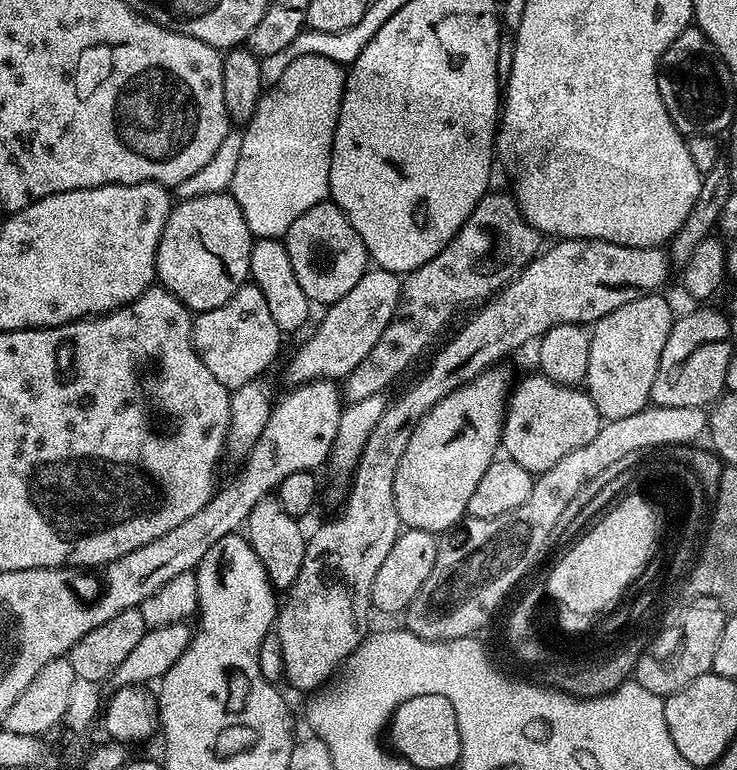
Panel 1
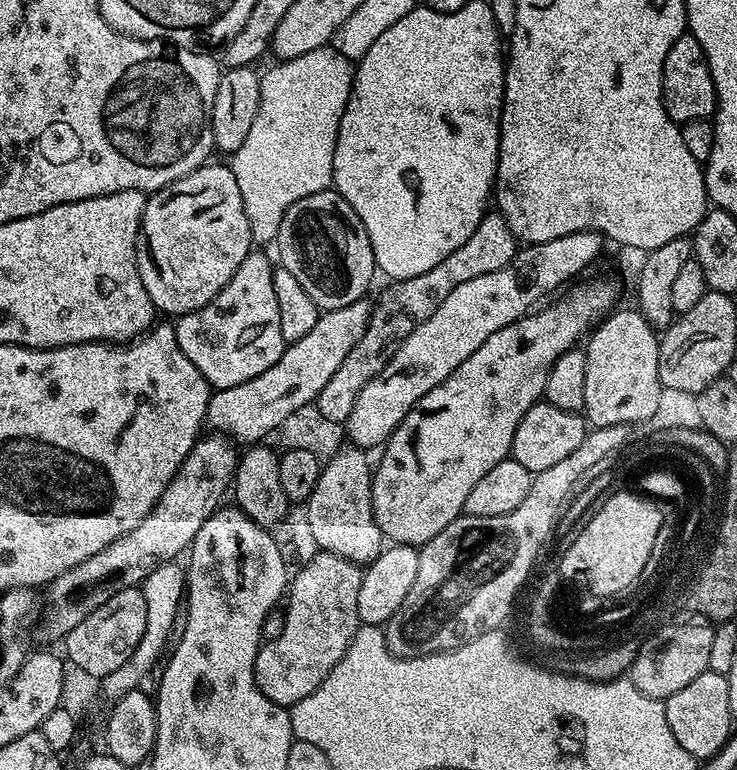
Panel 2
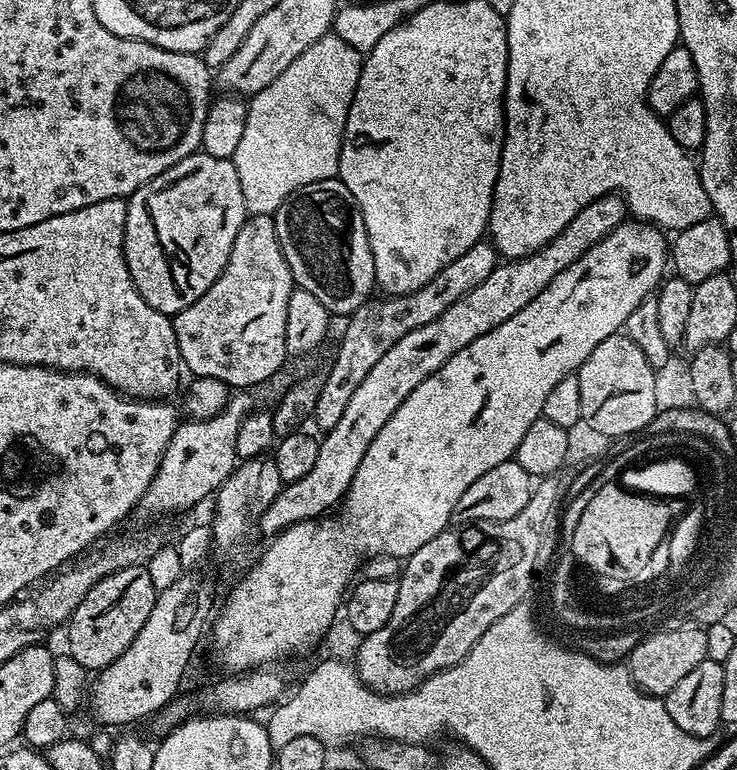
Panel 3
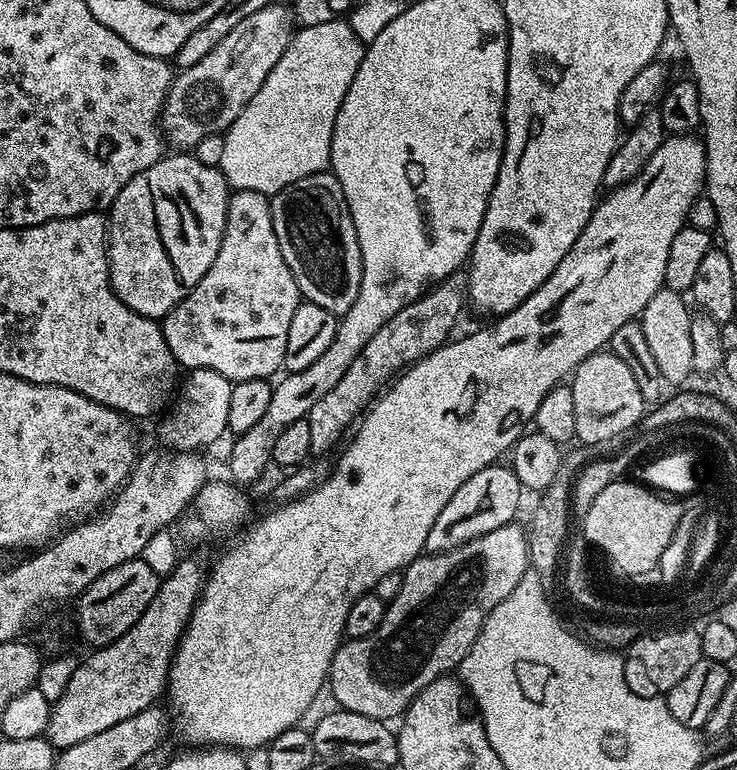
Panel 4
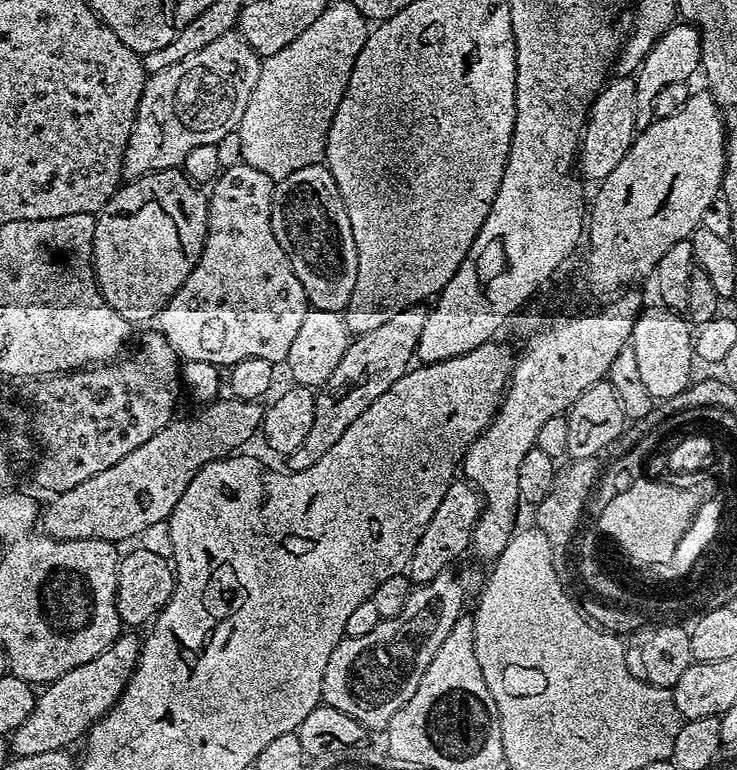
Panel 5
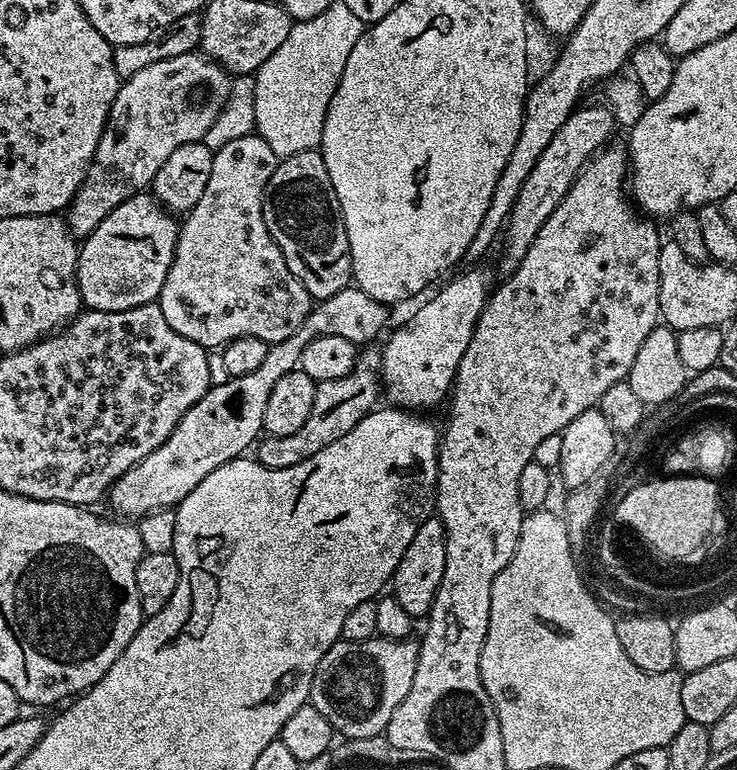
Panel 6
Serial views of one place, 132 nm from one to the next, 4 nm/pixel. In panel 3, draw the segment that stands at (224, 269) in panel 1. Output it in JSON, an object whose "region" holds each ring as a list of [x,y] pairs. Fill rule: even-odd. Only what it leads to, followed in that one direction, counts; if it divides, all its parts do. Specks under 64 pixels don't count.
{"region":[[[197,150],[189,154],[186,158],[182,158],[182,162],[170,166],[170,170],[158,174],[158,178],[146,182],[137,192],[133,192],[131,196],[127,197],[127,201],[124,257],[126,258],[126,266],[130,270],[132,285],[136,287],[138,294],[142,294],[142,298],[147,304],[154,306],[154,310],[158,310],[170,317],[176,316],[182,310],[186,310],[186,306],[190,306],[195,300],[202,298],[202,294],[206,294],[206,290],[210,290],[210,286],[214,286],[214,282],[220,277],[222,270],[226,266],[226,262],[230,258],[230,250],[234,246],[234,238],[238,238],[238,230],[242,230],[244,221],[249,215],[248,207],[244,205],[244,199],[242,198],[242,182],[238,182],[238,170],[232,164],[231,160],[214,158],[202,150]],[[175,256],[177,262],[180,263],[180,284],[176,281],[176,272],[172,269],[171,262],[168,261],[174,259]]]}

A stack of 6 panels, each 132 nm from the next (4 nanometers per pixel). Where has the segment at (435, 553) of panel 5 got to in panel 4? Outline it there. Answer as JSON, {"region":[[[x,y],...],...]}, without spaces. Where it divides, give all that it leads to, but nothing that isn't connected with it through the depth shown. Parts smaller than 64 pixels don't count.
{"region":[[[497,462],[488,468],[478,470],[474,478],[466,478],[458,490],[454,490],[454,498],[442,506],[442,514],[434,518],[434,526],[430,526],[430,534],[426,534],[424,552],[449,552],[482,534],[490,534],[490,530],[498,530],[502,526],[513,523],[517,519],[516,511],[520,508],[522,489],[518,478],[511,467]]]}

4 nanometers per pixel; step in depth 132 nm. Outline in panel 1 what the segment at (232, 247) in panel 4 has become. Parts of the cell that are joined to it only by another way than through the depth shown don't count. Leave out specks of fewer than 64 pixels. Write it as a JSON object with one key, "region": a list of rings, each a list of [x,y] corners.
{"region":[[[245,282],[232,295],[230,302],[201,312],[192,321],[192,345],[198,358],[206,362],[206,370],[210,370],[210,374],[229,390],[261,379],[280,352],[280,339],[282,333],[278,326],[274,326],[266,297],[251,282]]]}

